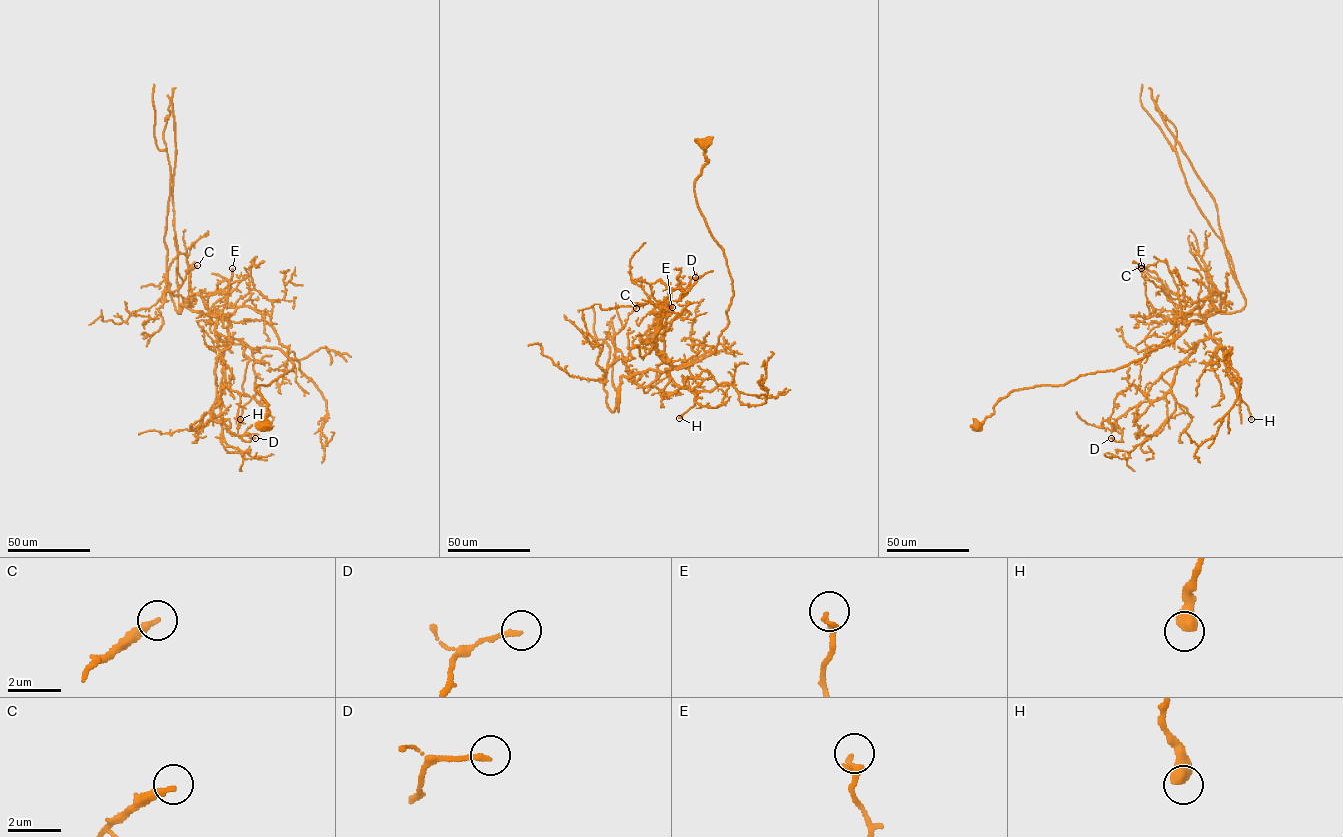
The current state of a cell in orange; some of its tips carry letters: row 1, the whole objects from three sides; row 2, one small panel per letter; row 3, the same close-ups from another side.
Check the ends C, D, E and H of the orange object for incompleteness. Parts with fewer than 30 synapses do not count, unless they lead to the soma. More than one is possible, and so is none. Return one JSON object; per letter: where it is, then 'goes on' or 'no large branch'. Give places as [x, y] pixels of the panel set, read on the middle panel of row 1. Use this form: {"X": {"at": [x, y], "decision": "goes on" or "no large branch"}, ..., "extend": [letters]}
{"C": {"at": [636, 308], "decision": "no large branch"}, "D": {"at": [695, 277], "decision": "no large branch"}, "E": {"at": [672, 307], "decision": "no large branch"}, "H": {"at": [679, 418], "decision": "no large branch"}, "extend": []}

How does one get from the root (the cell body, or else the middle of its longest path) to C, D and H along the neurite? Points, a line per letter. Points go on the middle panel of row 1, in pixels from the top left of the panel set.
C: (703, 143), (707, 163), (694, 191), (732, 280), (728, 326), (710, 355), (641, 387), (613, 342), (636, 308)
D: (703, 143), (707, 163), (695, 196), (733, 296), (715, 350), (668, 376), (650, 285), (685, 289), (695, 277)
H: (703, 143), (707, 163), (695, 196), (722, 248), (733, 296), (715, 350), (667, 374), (695, 394), (679, 418)

